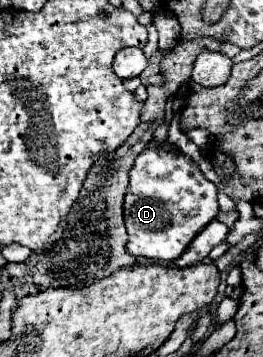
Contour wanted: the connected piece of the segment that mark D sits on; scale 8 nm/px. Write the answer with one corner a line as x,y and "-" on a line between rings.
146,148
138,154
130,170
130,186
124,198
124,220
128,228
128,252
134,256
146,256
152,260
174,260
186,252
196,234
218,216
216,184
206,180
192,158
174,150

